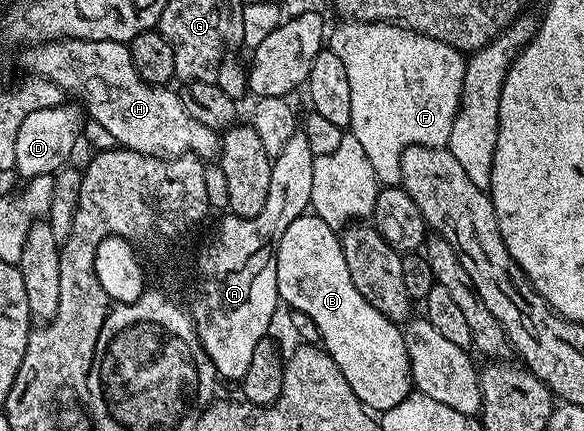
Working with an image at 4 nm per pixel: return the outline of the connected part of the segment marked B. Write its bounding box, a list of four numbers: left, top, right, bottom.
[277,214,413,414]

